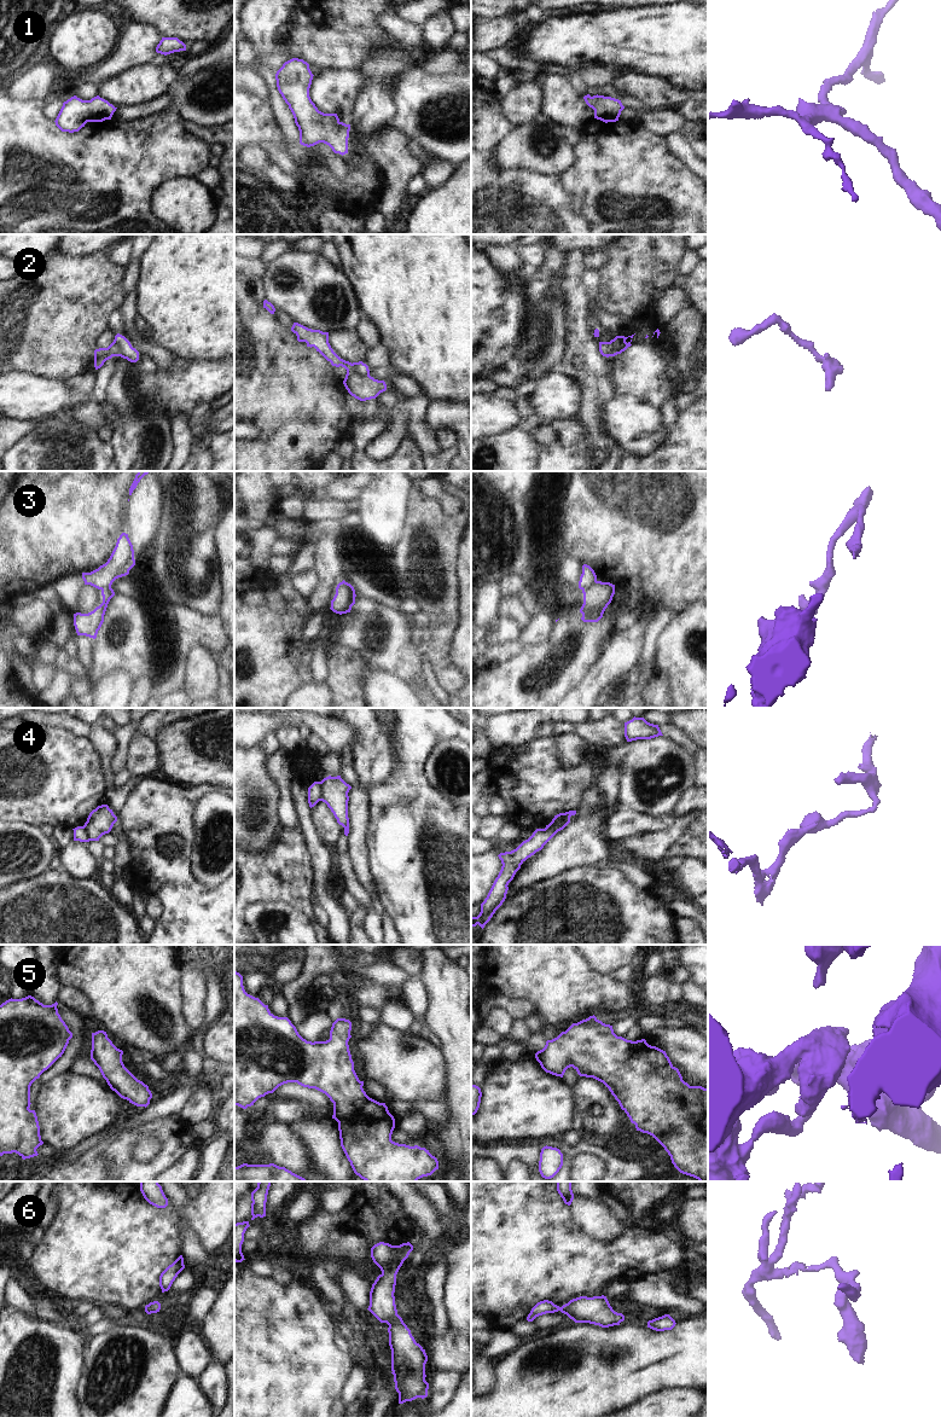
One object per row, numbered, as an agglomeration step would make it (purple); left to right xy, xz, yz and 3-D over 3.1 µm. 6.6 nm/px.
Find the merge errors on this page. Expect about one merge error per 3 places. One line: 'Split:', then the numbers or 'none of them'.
Split: 3, 4

